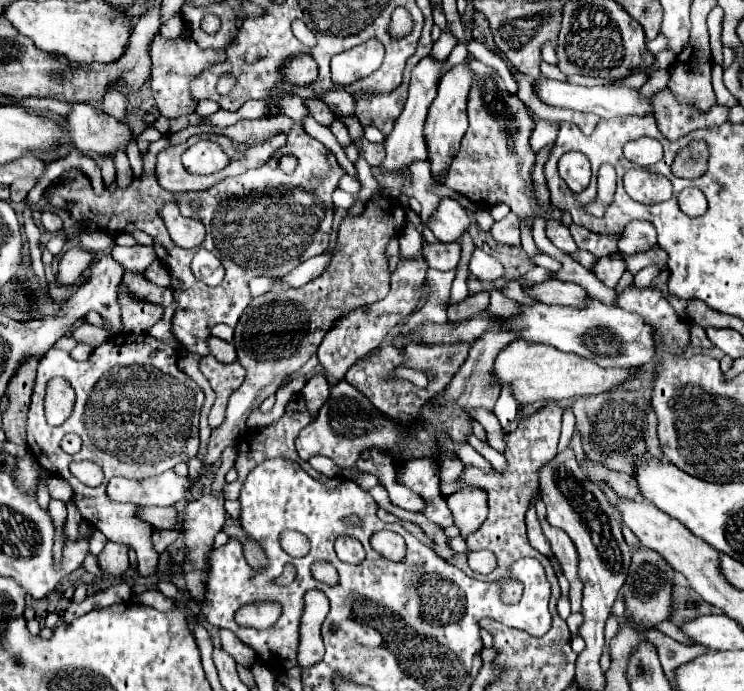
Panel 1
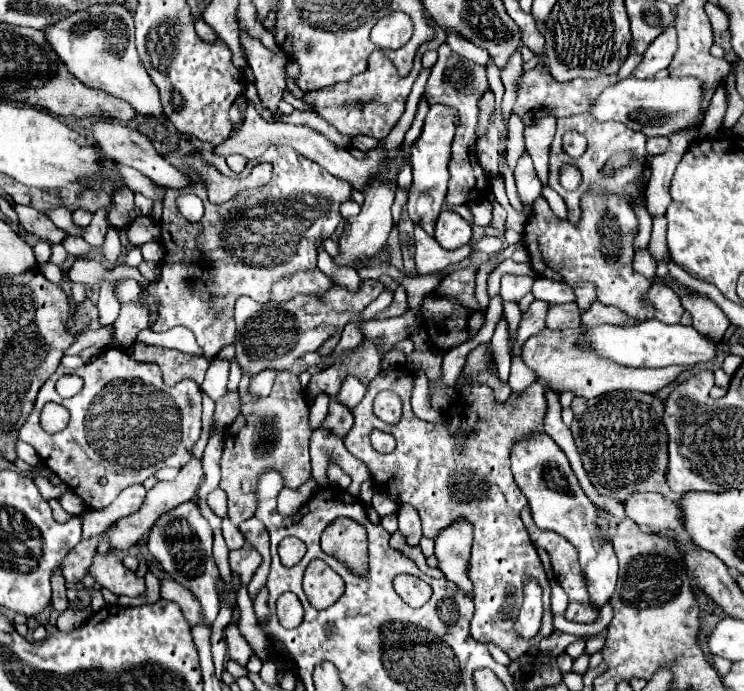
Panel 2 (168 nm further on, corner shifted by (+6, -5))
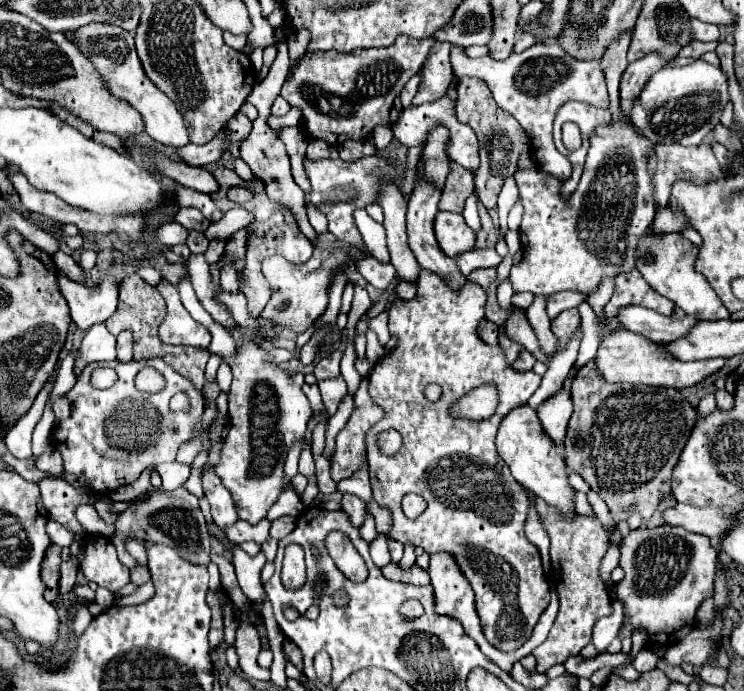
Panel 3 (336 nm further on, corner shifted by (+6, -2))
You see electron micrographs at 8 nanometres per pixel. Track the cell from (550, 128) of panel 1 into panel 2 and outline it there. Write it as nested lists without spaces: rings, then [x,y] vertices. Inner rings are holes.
[[[524,153],[518,159],[516,171],[514,171],[514,179],[516,179],[516,189],[518,189],[518,197],[522,201],[522,207],[526,209],[526,205],[530,205],[538,195],[542,195],[542,183],[534,171],[532,159],[528,153]]]

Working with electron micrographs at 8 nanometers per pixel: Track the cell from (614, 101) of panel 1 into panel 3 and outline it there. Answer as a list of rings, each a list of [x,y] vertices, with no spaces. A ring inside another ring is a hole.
[[[702,60],[680,68],[662,68],[650,76],[642,92],[634,98],[630,122],[654,144],[676,142],[682,146],[694,146],[700,144],[720,122],[720,114],[728,100],[728,82],[722,68]]]

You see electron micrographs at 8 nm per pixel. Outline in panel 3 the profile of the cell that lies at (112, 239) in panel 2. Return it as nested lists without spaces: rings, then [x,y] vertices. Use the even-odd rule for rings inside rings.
[[[58,272],[58,286],[78,328],[90,328],[96,322],[108,320],[118,306],[120,282],[112,272],[94,288],[78,286],[78,282],[72,282],[62,272]]]

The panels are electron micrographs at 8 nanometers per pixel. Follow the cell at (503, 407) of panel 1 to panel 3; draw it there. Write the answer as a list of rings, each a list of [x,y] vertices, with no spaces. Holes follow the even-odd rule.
[[[504,280],[504,282],[498,286],[498,304],[500,304],[500,308],[506,310],[506,312],[512,310],[510,298],[512,298],[512,286],[510,286],[508,280]]]

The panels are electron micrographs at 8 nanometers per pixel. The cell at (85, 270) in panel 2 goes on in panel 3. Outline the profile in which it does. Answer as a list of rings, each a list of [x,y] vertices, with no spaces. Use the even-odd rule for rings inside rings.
[[[148,266],[148,268],[140,268],[138,274],[140,274],[140,278],[142,278],[144,282],[148,282],[148,284],[152,284],[152,286],[156,286],[156,282],[162,280],[160,270],[156,270],[156,268],[152,268],[152,266]]]

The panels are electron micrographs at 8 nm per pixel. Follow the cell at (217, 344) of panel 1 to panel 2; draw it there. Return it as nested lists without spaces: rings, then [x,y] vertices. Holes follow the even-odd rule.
[[[216,357],[210,363],[210,369],[206,373],[204,383],[200,385],[202,393],[206,393],[212,401],[218,401],[220,397],[226,395],[226,383],[228,383],[228,367],[230,361],[222,361],[220,357]]]

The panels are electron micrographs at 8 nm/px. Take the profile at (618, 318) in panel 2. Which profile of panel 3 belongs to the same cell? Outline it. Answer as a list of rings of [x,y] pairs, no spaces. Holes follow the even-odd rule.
[[[622,306],[616,320],[622,324],[624,330],[640,334],[654,342],[660,342],[664,338],[680,338],[680,334],[684,334],[688,326],[698,322],[696,316],[684,316],[682,320],[676,320],[672,316],[662,316],[642,306]]]

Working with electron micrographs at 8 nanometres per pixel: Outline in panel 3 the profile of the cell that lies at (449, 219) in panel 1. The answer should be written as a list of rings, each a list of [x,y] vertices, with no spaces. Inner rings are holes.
[[[438,212],[436,222],[434,222],[434,232],[444,254],[452,258],[474,248],[476,232],[466,224],[462,214]]]

